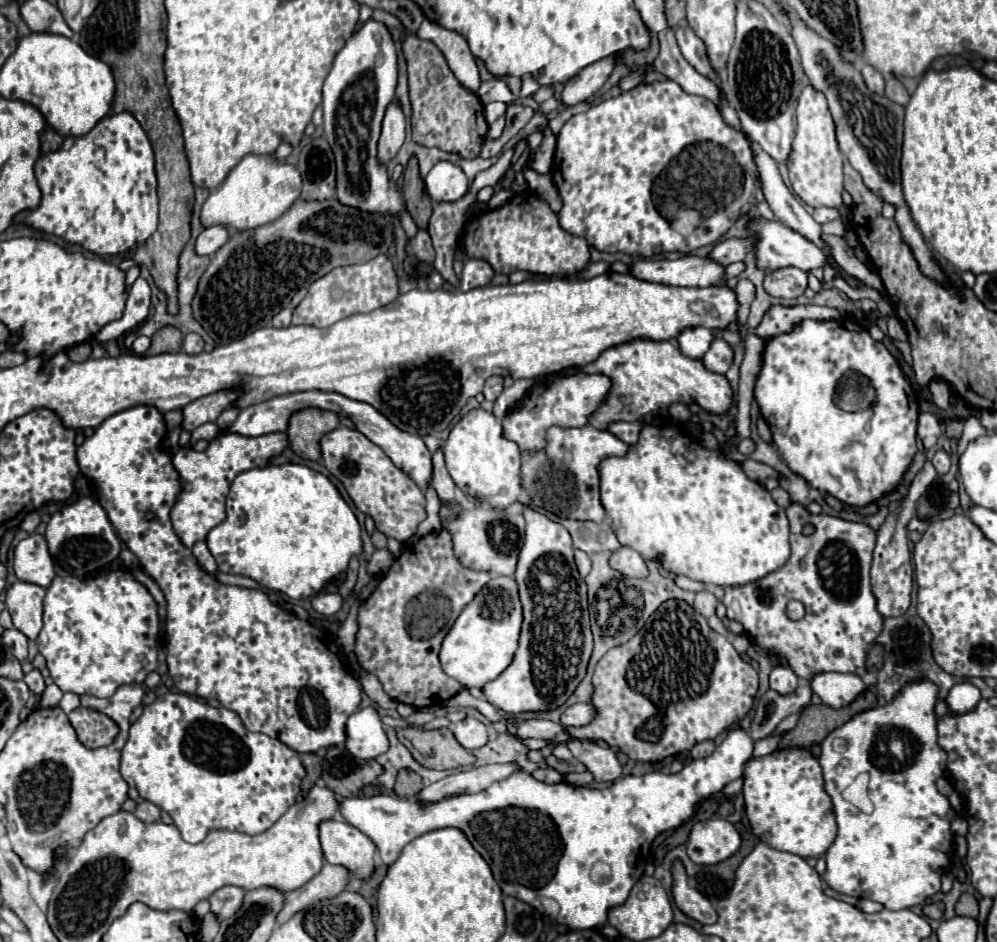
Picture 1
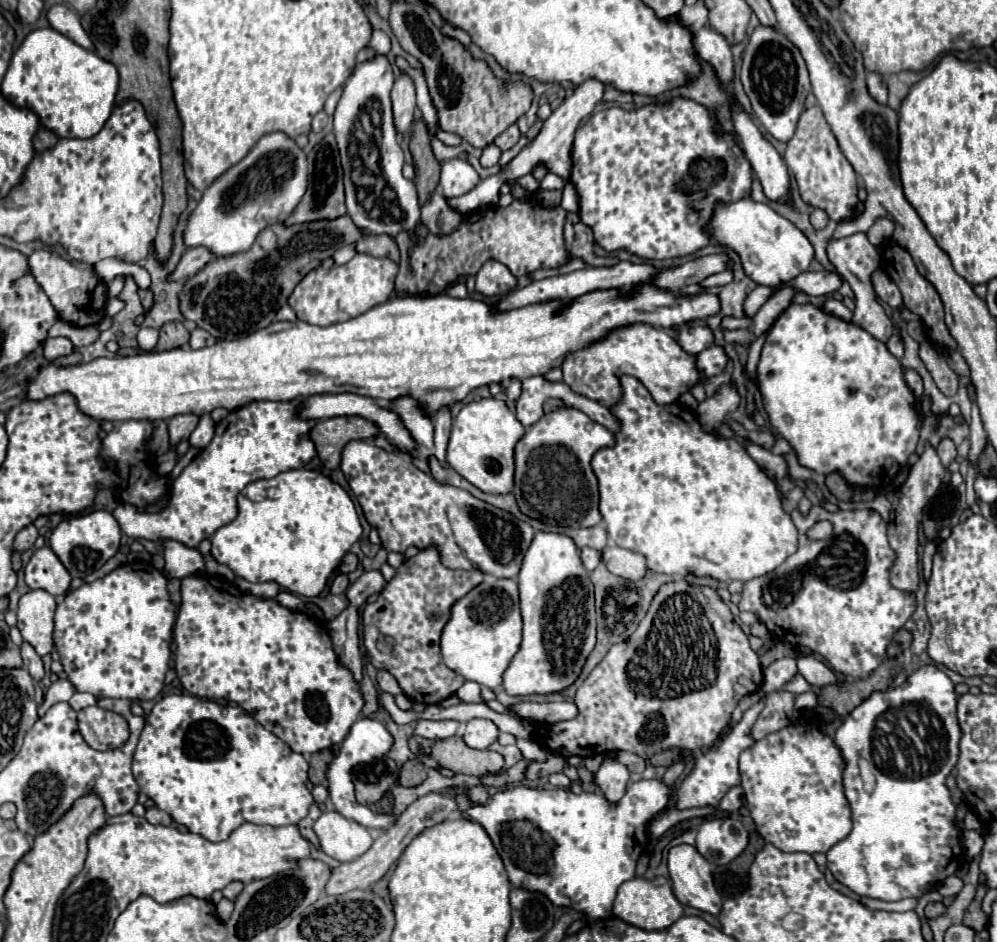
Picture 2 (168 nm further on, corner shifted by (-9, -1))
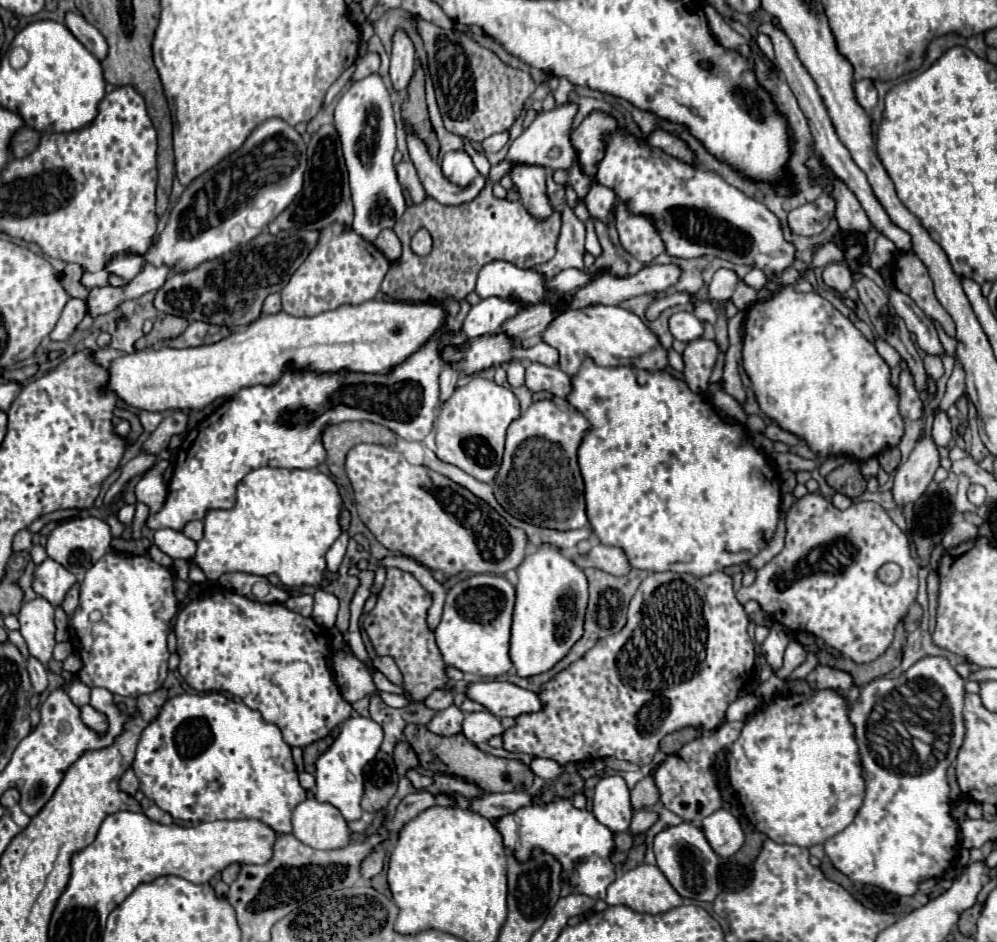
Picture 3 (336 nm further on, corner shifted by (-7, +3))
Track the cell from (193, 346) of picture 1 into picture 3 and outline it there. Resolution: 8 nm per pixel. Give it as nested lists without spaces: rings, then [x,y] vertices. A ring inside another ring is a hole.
[[[194,321],[188,325],[188,329],[172,341],[174,347],[198,347],[208,345],[214,341],[220,341],[228,335],[228,329],[222,329],[218,325],[206,325],[204,321]]]

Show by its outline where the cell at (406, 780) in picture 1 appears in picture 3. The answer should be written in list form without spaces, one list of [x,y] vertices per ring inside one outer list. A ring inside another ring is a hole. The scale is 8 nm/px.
[[[400,741],[394,749],[394,761],[396,761],[396,769],[398,773],[404,777],[410,769],[418,769],[418,757],[416,753],[410,749],[410,745],[406,745],[406,741]]]

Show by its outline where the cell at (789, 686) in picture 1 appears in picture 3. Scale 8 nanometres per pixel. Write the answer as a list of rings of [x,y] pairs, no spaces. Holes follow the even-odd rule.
[[[774,625],[770,629],[770,635],[766,637],[766,641],[762,643],[762,653],[774,673],[778,669],[782,669],[782,659],[784,659],[784,651],[786,651],[788,643],[790,643],[788,631],[782,625]]]

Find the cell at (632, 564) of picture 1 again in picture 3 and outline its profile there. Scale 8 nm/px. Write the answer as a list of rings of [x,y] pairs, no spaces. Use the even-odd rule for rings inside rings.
[[[602,543],[594,545],[586,557],[578,557],[574,563],[578,567],[596,567],[612,575],[626,575],[632,569],[626,553],[620,547],[602,545]]]

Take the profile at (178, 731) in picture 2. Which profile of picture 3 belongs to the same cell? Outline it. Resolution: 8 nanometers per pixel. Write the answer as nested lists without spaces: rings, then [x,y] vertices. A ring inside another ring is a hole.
[[[182,693],[168,699],[158,717],[144,727],[132,769],[140,781],[140,791],[168,811],[174,819],[204,823],[218,819],[258,819],[278,833],[292,833],[292,811],[306,801],[300,787],[292,749],[276,725],[266,723],[258,711],[222,693]]]

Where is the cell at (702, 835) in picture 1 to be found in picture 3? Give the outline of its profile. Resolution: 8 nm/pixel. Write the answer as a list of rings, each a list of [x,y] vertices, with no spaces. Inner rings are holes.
[[[718,809],[710,817],[702,819],[700,829],[718,857],[732,857],[744,843],[744,833],[738,819],[726,809]]]

